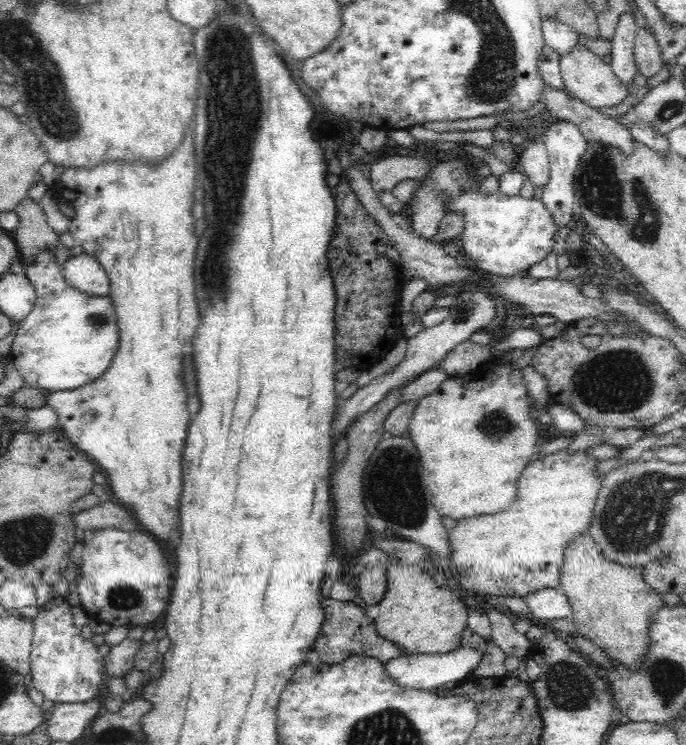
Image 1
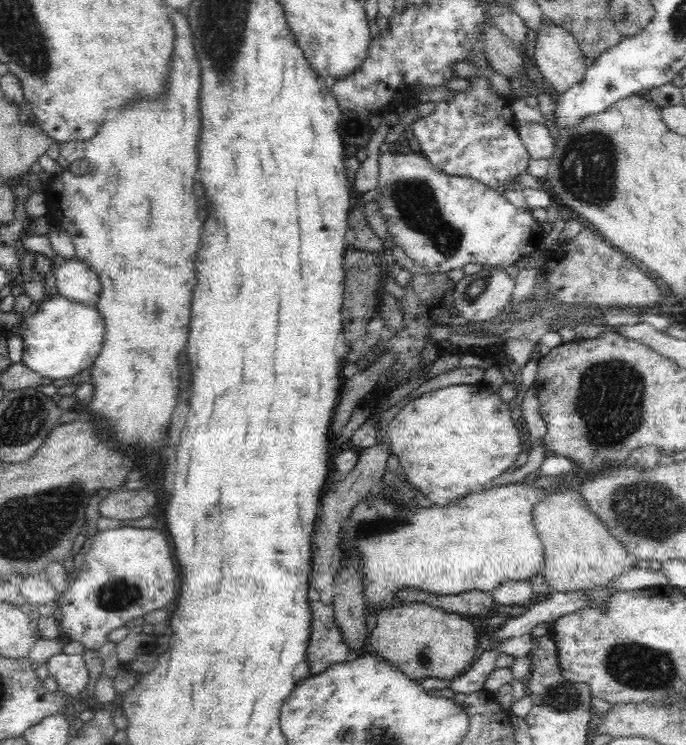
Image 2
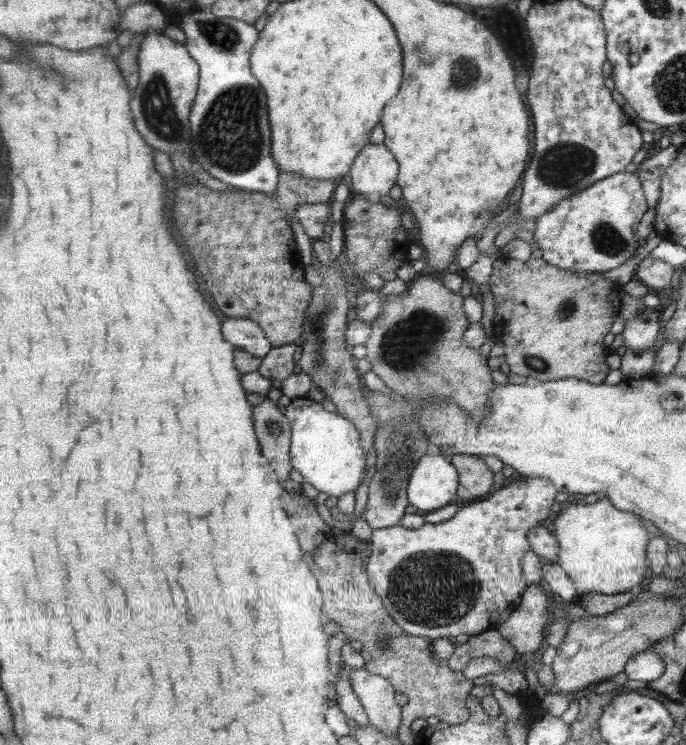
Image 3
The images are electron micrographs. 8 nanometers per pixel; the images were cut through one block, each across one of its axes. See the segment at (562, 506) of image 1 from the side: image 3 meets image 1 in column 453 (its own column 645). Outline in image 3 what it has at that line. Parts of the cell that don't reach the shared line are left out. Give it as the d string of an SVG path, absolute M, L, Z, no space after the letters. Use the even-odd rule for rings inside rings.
M601 496L594 503L585 505L567 504L554 522L554 533L559 547L558 564L573 581L577 594L589 591L598 594L620 594L630 591L644 580L646 574L646 550L648 550L648 532L640 522L640 516L628 511L621 511L611 499Z

